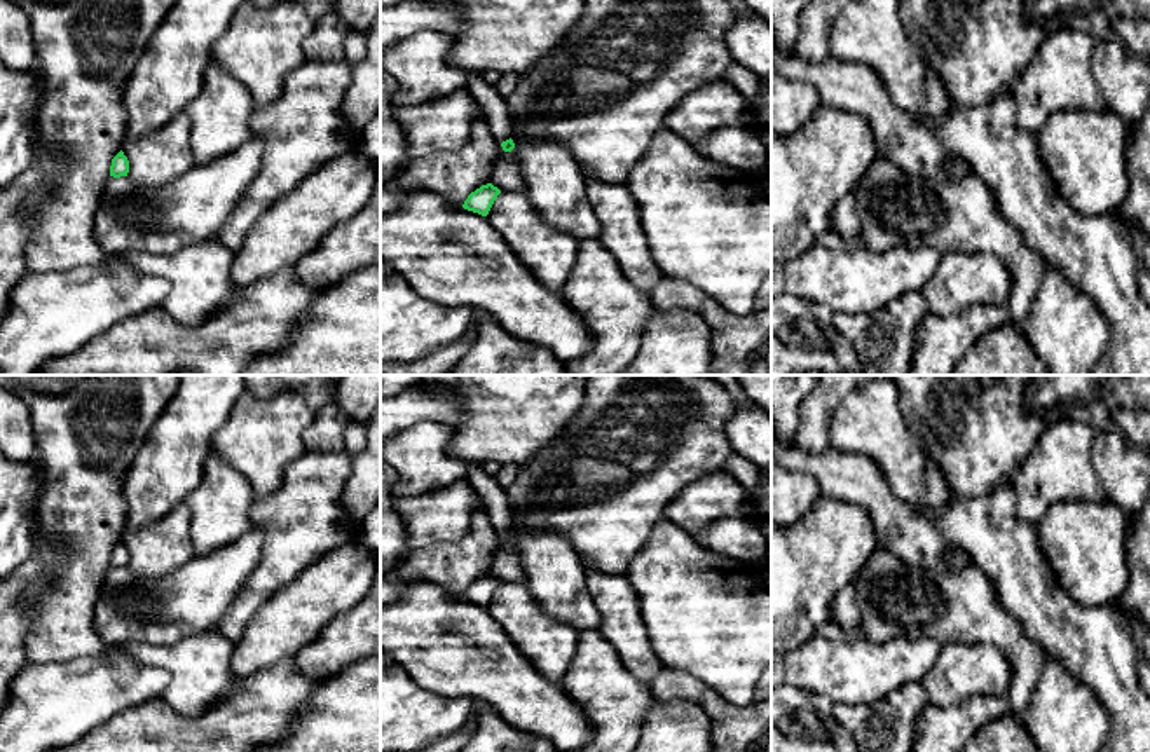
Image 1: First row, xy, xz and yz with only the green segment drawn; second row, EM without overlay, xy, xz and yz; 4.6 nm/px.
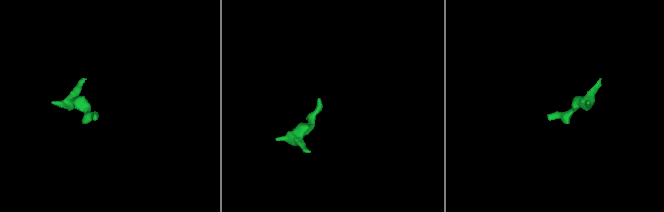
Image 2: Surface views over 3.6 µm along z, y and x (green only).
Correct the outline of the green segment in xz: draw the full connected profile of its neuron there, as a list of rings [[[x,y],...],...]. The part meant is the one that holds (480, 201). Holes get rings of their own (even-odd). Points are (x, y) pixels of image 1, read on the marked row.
[[[492,183],[482,185],[468,195],[462,208],[482,216],[487,216],[499,194],[501,190]]]

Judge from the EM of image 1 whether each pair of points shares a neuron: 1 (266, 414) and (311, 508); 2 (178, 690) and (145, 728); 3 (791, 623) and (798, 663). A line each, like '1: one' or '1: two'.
1: two
2: two
3: two

